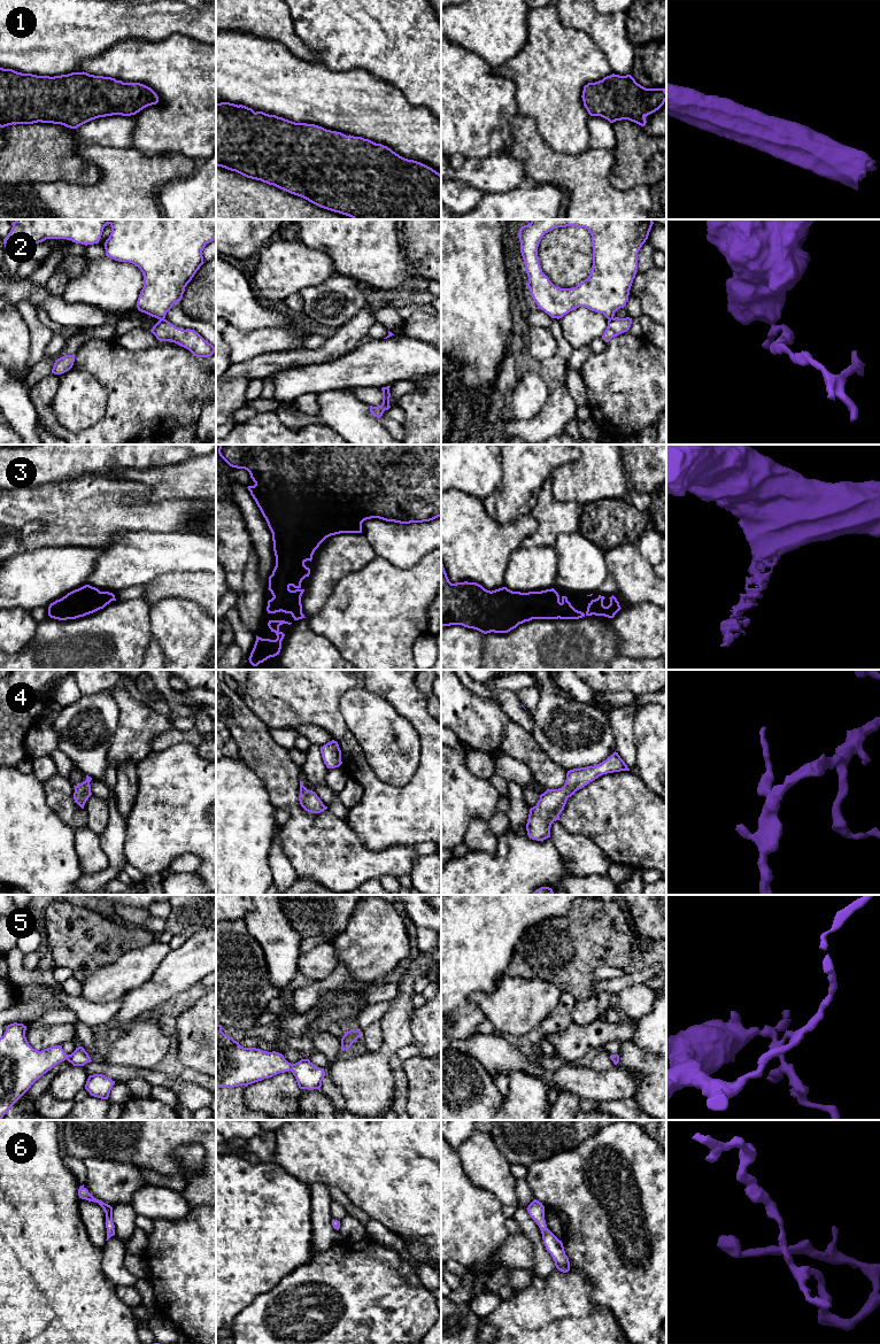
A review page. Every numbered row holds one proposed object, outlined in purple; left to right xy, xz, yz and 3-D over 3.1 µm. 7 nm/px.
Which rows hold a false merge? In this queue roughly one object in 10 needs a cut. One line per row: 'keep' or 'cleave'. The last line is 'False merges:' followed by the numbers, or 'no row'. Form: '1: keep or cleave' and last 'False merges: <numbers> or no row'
1: keep
2: cleave
3: keep
4: keep
5: keep
6: keep
False merges: 2

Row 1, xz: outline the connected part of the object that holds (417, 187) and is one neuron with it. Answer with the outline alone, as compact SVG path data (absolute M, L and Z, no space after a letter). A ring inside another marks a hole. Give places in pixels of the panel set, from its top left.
M230 102L216 103L216 165L236 171L247 178L273 185L291 194L301 196L321 208L349 216L353 219L441 219L441 175L432 168L420 162L404 159L387 146L376 144L369 139L350 134L346 136L315 124L295 123L263 111L255 113L252 108L242 105L238 106Z

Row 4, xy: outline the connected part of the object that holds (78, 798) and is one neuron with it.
M86 775L85 781L78 783L77 786L74 786L75 787L74 800L82 809L84 809L86 801L92 795L90 785L91 780L92 778Z

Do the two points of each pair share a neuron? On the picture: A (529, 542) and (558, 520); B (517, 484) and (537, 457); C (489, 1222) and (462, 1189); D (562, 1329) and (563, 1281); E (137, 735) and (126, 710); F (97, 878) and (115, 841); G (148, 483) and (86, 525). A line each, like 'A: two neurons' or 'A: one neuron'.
A: one neuron
B: one neuron
C: one neuron
D: one neuron
E: one neuron
F: one neuron
G: two neurons

